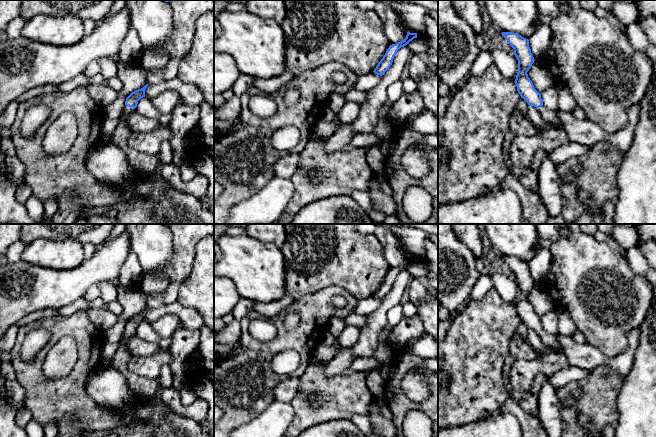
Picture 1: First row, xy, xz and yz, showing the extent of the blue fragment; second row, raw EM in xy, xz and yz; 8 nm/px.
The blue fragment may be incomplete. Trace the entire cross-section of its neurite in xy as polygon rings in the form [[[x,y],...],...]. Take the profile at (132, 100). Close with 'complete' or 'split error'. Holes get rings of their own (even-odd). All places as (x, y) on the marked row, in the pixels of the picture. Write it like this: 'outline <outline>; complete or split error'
outline [[[146,84],[143,88],[138,89],[134,92],[132,92],[125,101],[125,107],[123,114],[121,118],[125,121],[127,121],[128,115],[135,110],[137,107],[138,101],[145,97],[145,90],[147,88],[148,84]]]; split error

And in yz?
outline [[[502,32],[501,34],[514,49],[514,55],[518,60],[518,72],[514,81],[518,93],[529,106],[534,106],[539,110],[546,123],[557,128],[560,125],[557,110],[549,110],[543,106],[541,94],[535,89],[527,74],[535,61],[529,47],[529,40],[518,33]]]; split error

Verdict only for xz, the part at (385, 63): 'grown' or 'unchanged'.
unchanged

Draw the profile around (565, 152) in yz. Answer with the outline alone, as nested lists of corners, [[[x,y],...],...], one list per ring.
[[[570,142],[558,147],[553,152],[548,154],[548,156],[557,166],[571,158],[576,158],[585,154],[589,149],[590,147],[586,147],[575,142]]]

